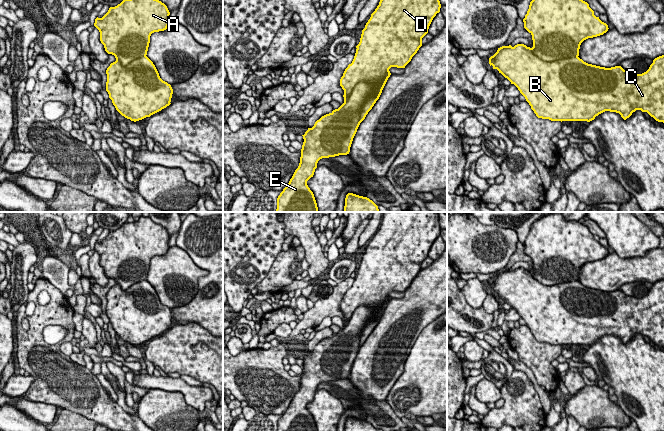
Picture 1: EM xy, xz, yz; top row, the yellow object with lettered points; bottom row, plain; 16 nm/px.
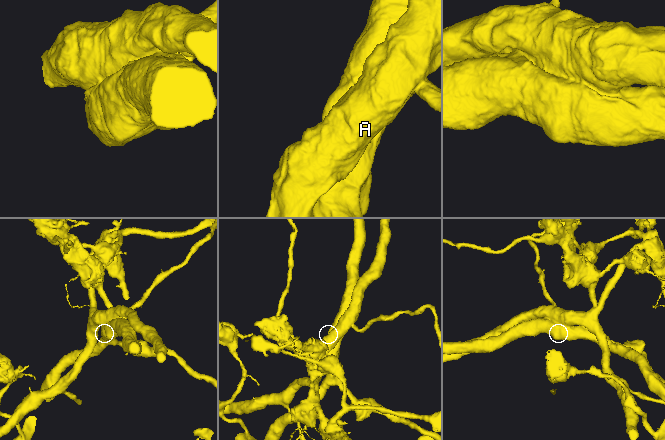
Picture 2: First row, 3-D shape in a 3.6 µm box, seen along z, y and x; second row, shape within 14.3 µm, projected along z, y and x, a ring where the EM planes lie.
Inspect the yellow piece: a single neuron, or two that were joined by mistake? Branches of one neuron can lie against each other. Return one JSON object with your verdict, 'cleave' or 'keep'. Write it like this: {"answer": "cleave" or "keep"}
{"answer": "cleave"}

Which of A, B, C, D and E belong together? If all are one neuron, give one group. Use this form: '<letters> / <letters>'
A E / B C D

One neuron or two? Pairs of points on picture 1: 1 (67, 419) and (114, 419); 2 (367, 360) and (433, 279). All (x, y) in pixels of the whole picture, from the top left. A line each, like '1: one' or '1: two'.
1: two
2: one

